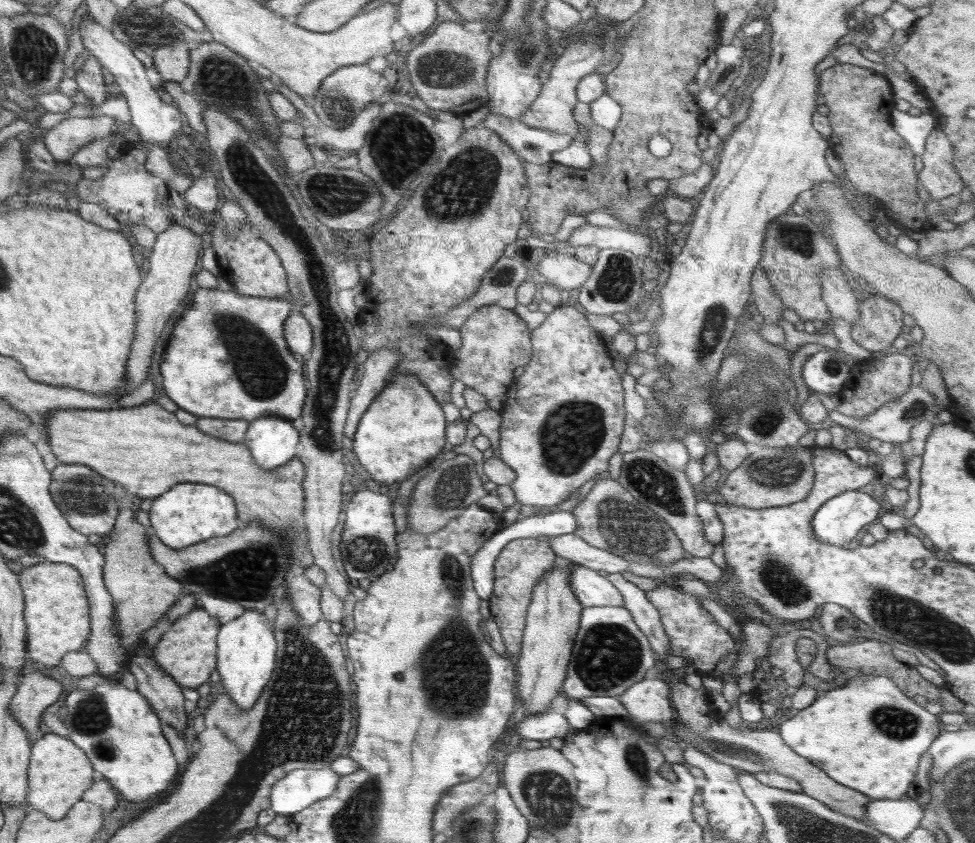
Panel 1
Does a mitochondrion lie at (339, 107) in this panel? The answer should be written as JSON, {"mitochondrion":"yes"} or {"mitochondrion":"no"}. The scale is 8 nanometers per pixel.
{"mitochondrion":"yes"}

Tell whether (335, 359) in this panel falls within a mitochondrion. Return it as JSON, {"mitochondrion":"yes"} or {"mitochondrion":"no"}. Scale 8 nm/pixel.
{"mitochondrion":"yes"}

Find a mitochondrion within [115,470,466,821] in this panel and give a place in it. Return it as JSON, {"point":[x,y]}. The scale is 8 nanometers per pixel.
{"point":[250,573]}

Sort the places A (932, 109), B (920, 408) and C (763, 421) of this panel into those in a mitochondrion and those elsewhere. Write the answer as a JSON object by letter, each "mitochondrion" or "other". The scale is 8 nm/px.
{"A":"other","B":"mitochondrion","C":"mitochondrion"}

